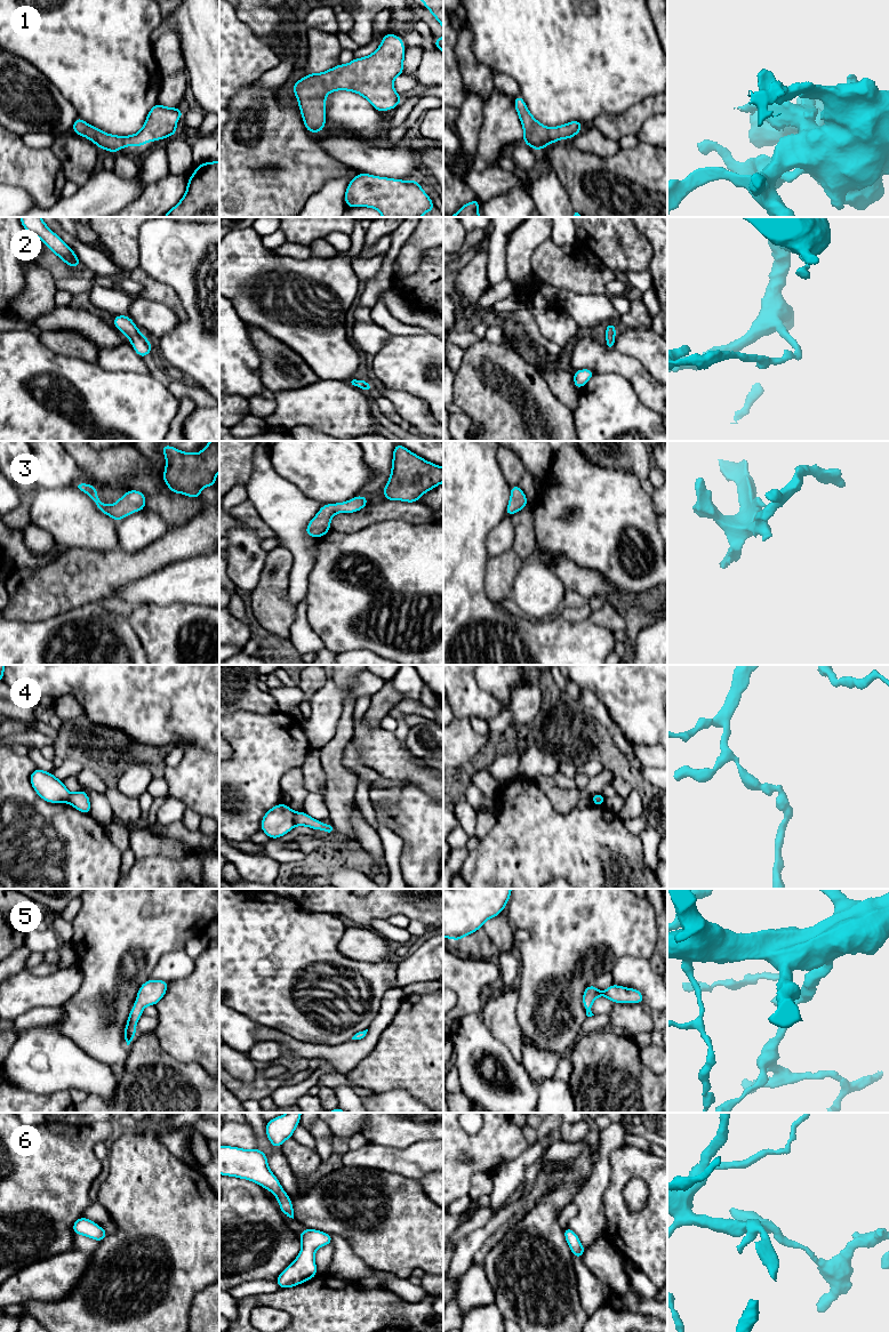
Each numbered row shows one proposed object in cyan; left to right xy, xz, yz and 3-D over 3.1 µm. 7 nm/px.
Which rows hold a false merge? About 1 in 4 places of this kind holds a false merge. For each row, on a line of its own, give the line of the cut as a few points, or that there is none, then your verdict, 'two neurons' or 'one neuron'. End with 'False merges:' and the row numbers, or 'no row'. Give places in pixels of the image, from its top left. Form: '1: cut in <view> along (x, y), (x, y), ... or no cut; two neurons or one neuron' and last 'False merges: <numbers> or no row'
1: no cut; one neuron
2: no cut; one neuron
3: no cut; one neuron
4: cut in xz along (296, 813), (294, 824); two neurons
5: no cut; one neuron
6: no cut; one neuron
False merges: 4

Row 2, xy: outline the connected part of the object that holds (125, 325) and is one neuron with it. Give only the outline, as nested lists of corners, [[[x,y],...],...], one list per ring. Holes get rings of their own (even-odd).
[[[128,315],[113,316],[113,324],[128,337],[135,352],[142,359],[154,350],[152,344],[141,334],[139,329]]]

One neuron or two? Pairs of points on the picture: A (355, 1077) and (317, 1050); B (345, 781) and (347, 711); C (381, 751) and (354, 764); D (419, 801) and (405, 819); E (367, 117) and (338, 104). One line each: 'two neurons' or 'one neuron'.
A: two neurons
B: one neuron
C: two neurons
D: one neuron
E: one neuron

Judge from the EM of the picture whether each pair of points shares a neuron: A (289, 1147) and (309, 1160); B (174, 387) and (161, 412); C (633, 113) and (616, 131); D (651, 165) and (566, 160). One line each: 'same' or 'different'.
A: same
B: different
C: same
D: same

